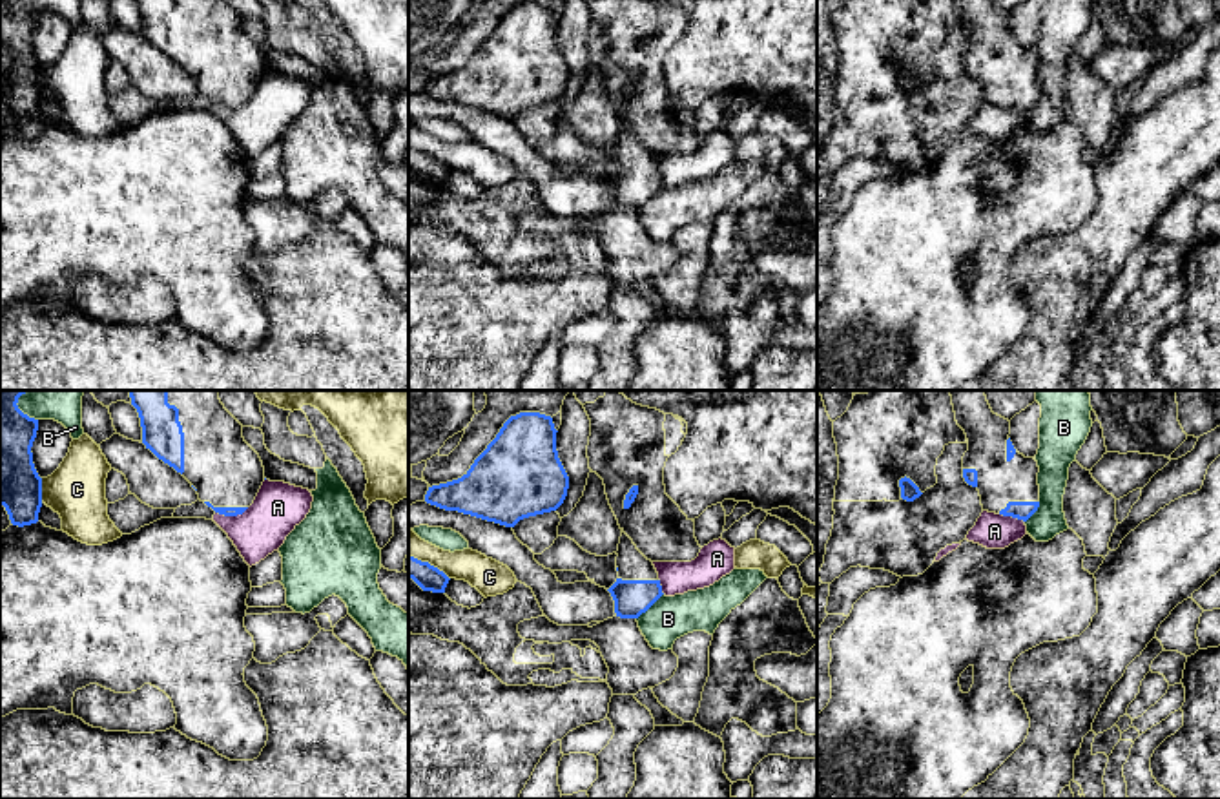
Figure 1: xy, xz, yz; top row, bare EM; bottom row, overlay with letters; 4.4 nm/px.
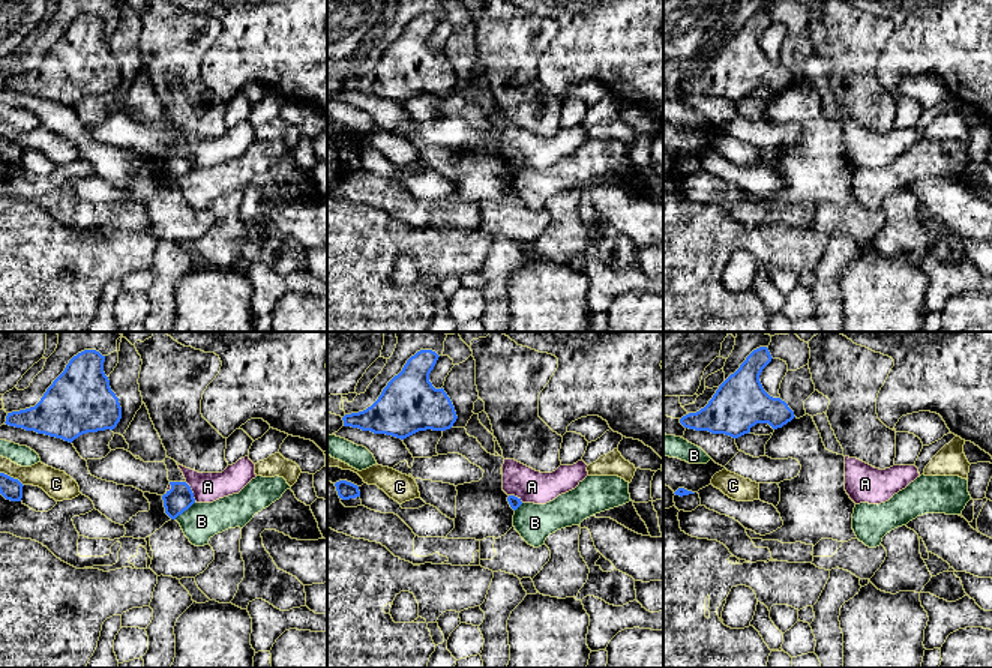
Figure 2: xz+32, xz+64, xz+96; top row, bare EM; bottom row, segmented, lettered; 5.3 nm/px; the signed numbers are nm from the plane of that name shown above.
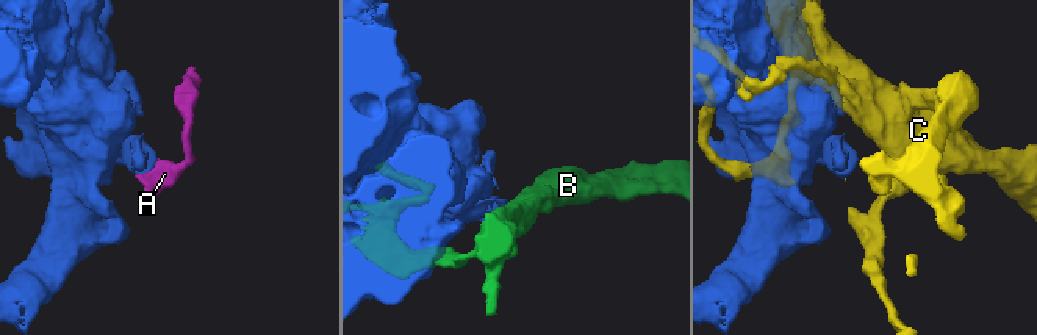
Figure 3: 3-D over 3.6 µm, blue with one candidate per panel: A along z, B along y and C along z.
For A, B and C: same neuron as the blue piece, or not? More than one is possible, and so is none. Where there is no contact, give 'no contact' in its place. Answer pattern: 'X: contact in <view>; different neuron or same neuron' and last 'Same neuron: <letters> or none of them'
A: contact in xy; different neuron
B: contact in xz; different neuron
C: contact in xy; different neuron
Same neuron: none of them

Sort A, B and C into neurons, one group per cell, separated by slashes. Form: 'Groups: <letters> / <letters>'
Groups: A / B / C

